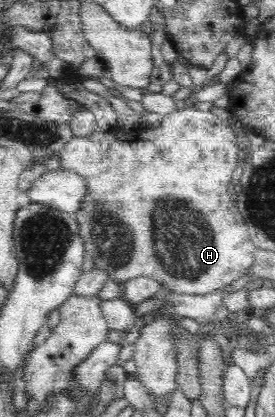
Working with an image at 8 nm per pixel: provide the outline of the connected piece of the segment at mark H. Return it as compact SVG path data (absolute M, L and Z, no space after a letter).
M187 99L185 104L186 107L184 107L184 109L175 110L173 113L164 116L164 120L166 121L166 135L164 135L164 137L166 137L166 143L160 143L160 139L158 139L158 145L156 145L156 143L152 141L152 137L150 137L150 139L140 139L136 133L122 133L122 131L111 130L108 132L95 132L88 137L78 137L76 135L64 148L54 154L57 154L58 160L60 160L60 170L74 172L78 174L78 176L82 176L82 178L84 178L84 182L86 182L86 193L81 203L82 207L80 207L80 209L78 209L78 213L76 213L76 223L78 223L78 227L80 228L80 236L82 236L82 239L84 239L86 258L93 261L93 267L95 269L102 269L106 273L109 273L110 280L122 283L133 277L151 277L152 279L155 279L160 285L166 287L166 289L170 289L170 291L173 291L174 293L204 295L205 293L212 293L213 291L223 290L224 288L227 288L232 283L232 281L242 277L248 271L248 269L252 267L252 264L254 263L254 254L257 248L252 244L250 235L248 234L248 229L246 225L244 225L244 221L242 221L242 217L240 217L238 209L236 209L234 196L228 192L228 189L232 188L231 180L233 171L235 170L240 160L243 159L243 157L239 154L240 151L238 151L237 135L234 134L234 131L231 129L227 122L223 122L220 118L214 115L212 111L201 112L199 111L197 105L191 104L191 102Z

